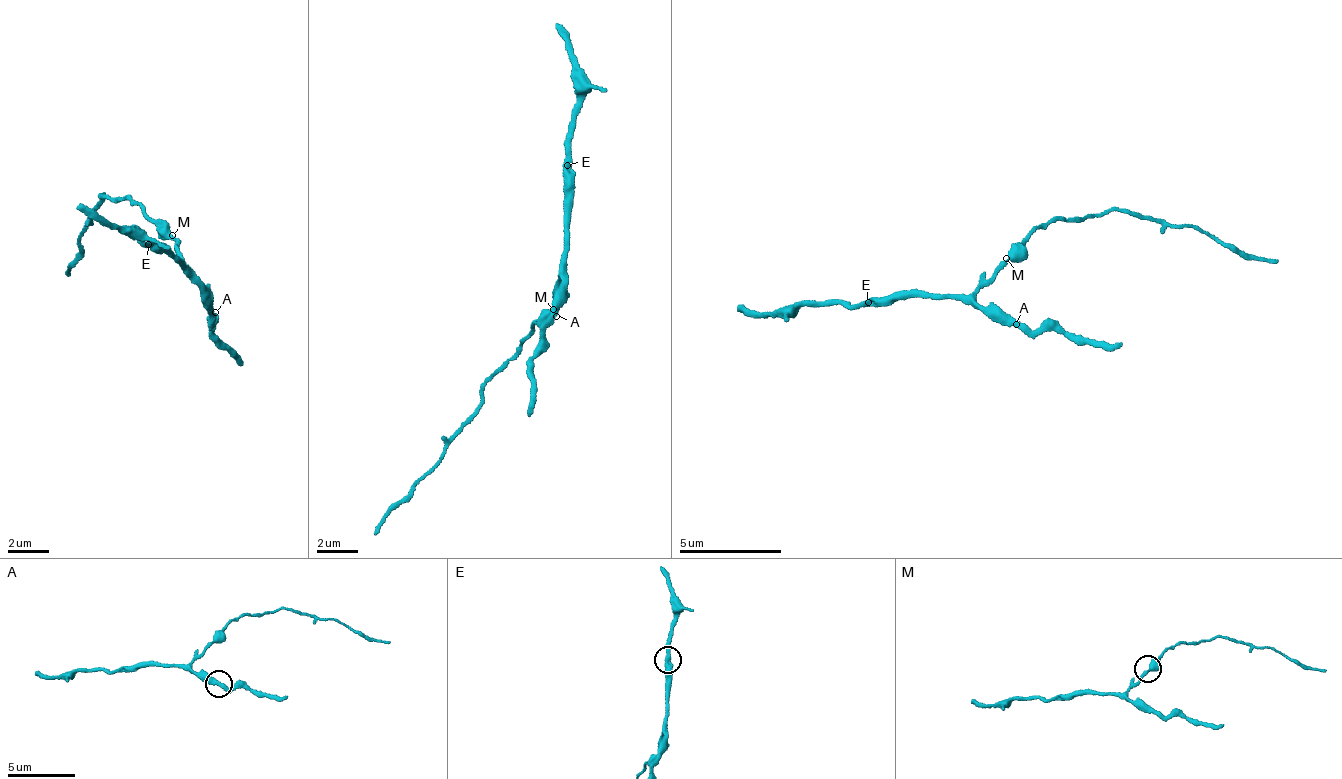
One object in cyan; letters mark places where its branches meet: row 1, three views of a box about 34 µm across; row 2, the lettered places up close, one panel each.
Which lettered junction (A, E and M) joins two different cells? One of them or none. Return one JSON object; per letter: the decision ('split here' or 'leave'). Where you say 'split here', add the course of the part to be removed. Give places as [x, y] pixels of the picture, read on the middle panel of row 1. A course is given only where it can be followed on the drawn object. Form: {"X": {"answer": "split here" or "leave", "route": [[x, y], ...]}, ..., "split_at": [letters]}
{"A": {"answer": "leave"}, "E": {"answer": "leave"}, "M": {"answer": "leave"}, "split_at": []}

